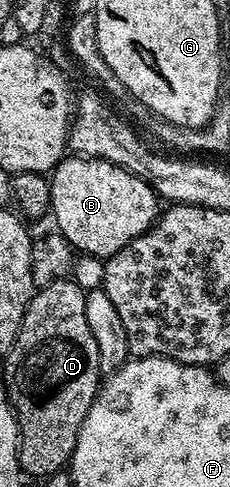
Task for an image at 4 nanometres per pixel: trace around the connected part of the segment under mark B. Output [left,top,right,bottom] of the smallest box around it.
[47,155,159,256]

